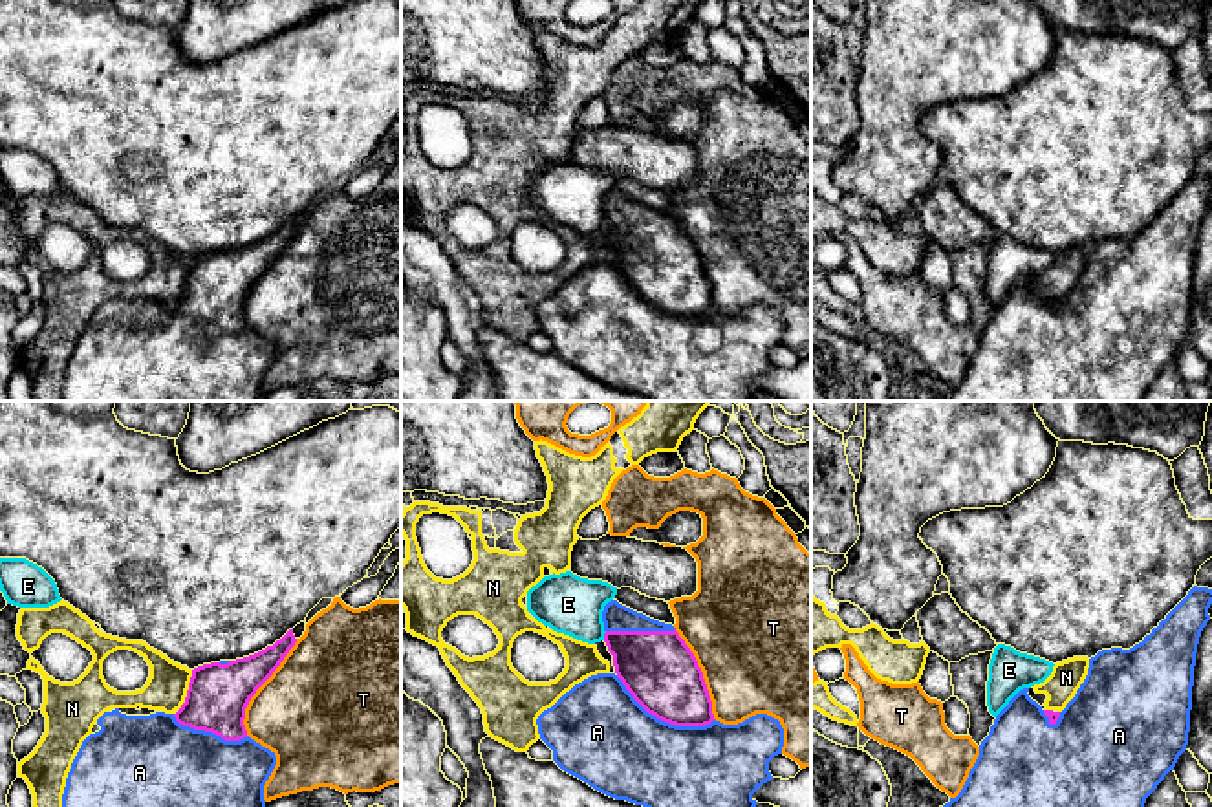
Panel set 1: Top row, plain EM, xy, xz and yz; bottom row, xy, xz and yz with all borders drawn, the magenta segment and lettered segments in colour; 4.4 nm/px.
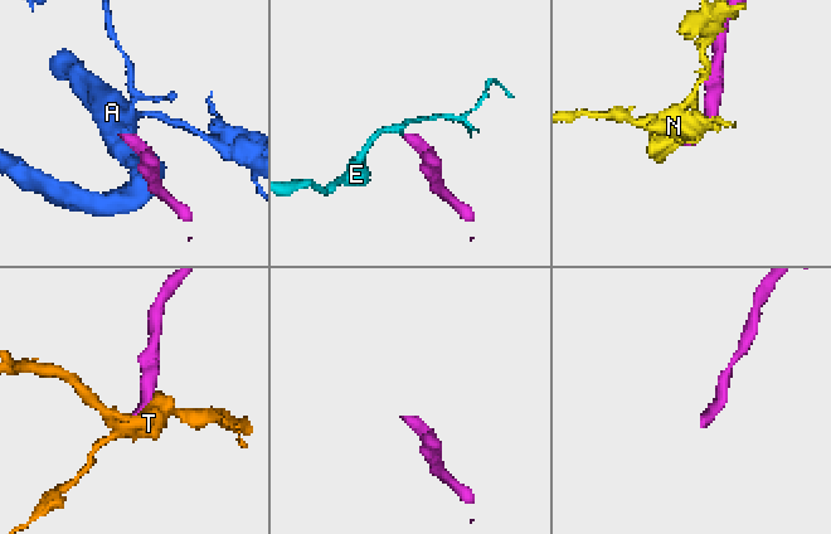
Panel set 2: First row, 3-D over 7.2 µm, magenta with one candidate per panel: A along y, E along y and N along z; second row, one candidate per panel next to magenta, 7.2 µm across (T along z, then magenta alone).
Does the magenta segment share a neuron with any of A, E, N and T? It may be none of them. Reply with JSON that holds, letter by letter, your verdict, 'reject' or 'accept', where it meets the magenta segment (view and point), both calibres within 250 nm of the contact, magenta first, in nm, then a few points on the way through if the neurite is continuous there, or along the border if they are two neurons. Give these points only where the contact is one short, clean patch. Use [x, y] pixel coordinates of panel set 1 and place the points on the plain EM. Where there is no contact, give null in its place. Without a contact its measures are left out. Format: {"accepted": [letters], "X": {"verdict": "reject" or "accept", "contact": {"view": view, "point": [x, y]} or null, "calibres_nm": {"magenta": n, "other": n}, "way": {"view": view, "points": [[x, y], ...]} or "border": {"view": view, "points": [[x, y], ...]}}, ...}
{"accepted": ["A"], "A": {"verdict": "accept", "contact": {"view": "xz", "point": [663, 310]}, "calibres_nm": {"magenta": 320, "other": 420}}, "E": {"verdict": "reject", "contact": {"view": "xz", "point": [605, 225]}, "calibres_nm": {"magenta": 300, "other": 260}, "border": {"view": "xz", "points": [[606, 222], [603, 229]]}}, "N": {"verdict": "reject", "contact": {"view": "xy", "point": [187, 282]}, "calibres_nm": {"magenta": 280, "other": 180}, "border": {"view": "xy", "points": [[193, 260], [185, 291], [174, 304]]}}, "T": {"verdict": "reject", "contact": {"view": "xy", "point": [260, 275]}, "calibres_nm": {"magenta": 280, "other": 480}}}

